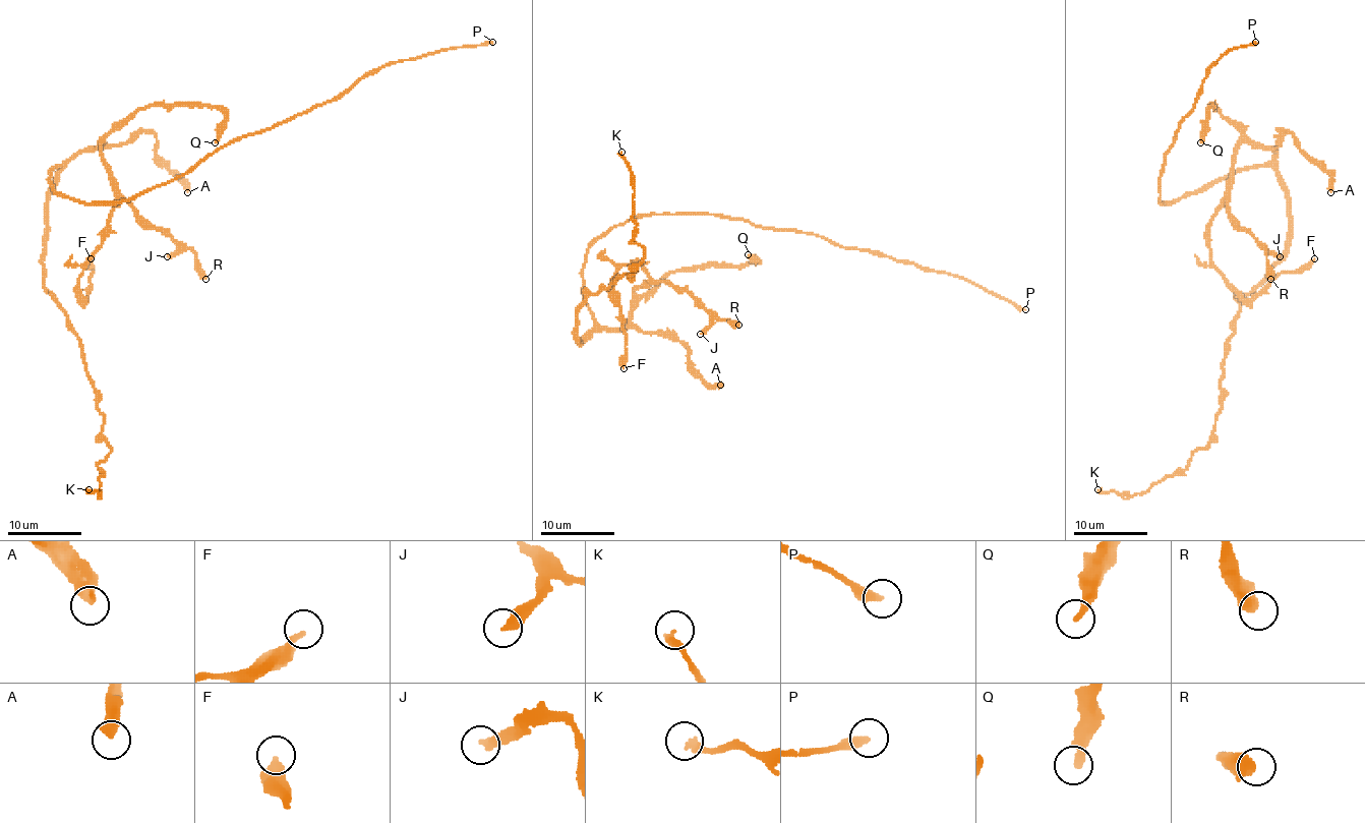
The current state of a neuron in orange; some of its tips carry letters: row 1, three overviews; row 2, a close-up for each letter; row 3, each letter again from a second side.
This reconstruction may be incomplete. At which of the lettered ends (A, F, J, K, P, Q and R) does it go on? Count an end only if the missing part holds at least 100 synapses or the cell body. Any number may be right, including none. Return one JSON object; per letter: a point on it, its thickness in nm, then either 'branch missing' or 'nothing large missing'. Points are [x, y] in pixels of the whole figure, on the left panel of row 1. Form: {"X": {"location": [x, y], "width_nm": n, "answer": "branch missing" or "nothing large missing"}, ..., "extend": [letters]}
{"A": {"location": [187, 192], "width_nm": 360, "answer": "nothing large missing"}, "F": {"location": [91, 258], "width_nm": 280, "answer": "nothing large missing"}, "J": {"location": [167, 256], "width_nm": 400, "answer": "nothing large missing"}, "K": {"location": [88, 489], "width_nm": 280, "answer": "nothing large missing"}, "P": {"location": [492, 42], "width_nm": 380, "answer": "branch missing"}, "Q": {"location": [215, 142], "width_nm": 280, "answer": "nothing large missing"}, "R": {"location": [205, 279], "width_nm": 500, "answer": "nothing large missing"}, "extend": ["P"]}

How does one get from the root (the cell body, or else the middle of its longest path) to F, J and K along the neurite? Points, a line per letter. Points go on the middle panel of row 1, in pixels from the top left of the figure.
F: (585, 263), (585, 302), (606, 328), (627, 322), (649, 277), (640, 263), (624, 263), (612, 279), (624, 368)
J: (585, 263), (585, 302), (601, 327), (621, 328), (634, 291), (667, 282), (688, 291), (709, 315), (700, 334)
K: (585, 263), (585, 302), (594, 327), (579, 343), (576, 311), (643, 258), (631, 240), (634, 188), (621, 152)

